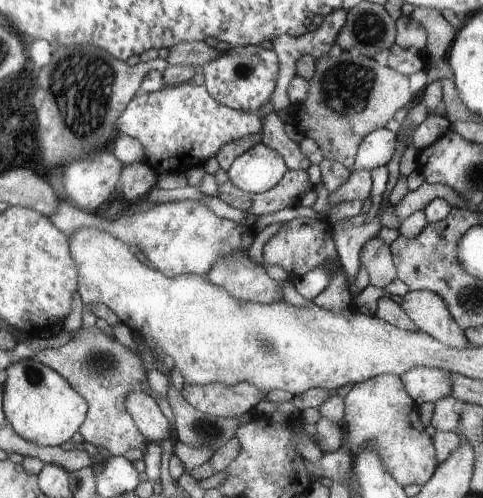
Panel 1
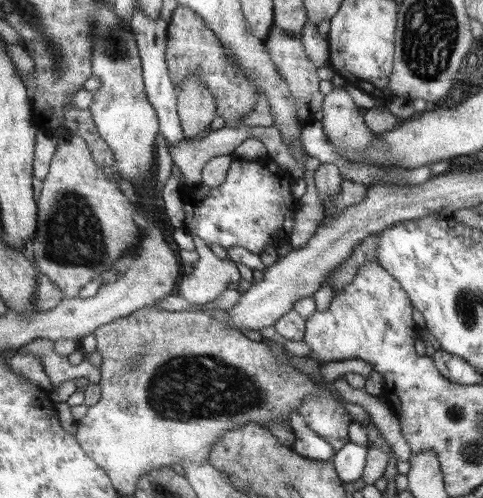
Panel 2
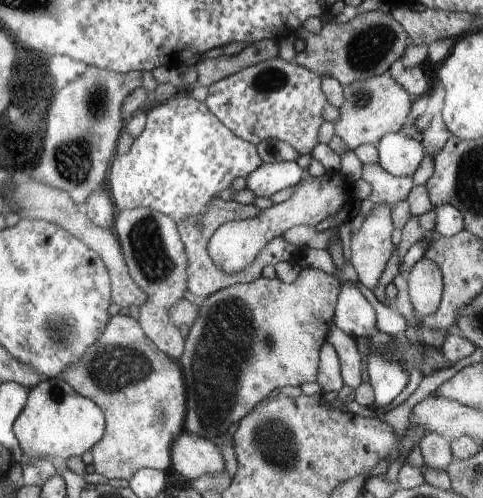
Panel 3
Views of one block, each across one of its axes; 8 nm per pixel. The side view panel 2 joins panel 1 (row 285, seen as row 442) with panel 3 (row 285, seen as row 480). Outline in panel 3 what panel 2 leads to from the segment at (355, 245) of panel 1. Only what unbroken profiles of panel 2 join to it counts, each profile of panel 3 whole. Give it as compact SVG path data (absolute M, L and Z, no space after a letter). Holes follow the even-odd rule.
M341 282L341 294L333 312L333 320L331 324L335 328L339 328L341 332L345 332L347 336L351 336L355 342L367 342L367 380L375 392L375 410L377 408L387 408L391 404L391 400L405 388L407 380L409 380L409 372L393 362L387 354L389 354L389 346L393 344L393 336L381 332L377 328L377 314L373 310L373 306L367 302L367 298L359 292L359 284L355 282Z

